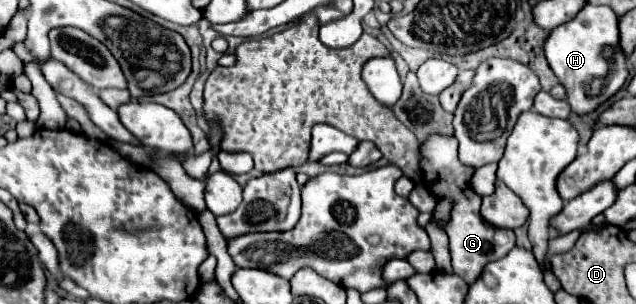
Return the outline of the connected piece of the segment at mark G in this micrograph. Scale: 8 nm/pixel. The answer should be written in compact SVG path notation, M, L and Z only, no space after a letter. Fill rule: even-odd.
M439 133L429 135L419 147L419 155L421 155L419 167L427 181L425 183L427 189L437 199L453 201L453 209L451 209L451 215L449 215L443 231L449 237L449 251L451 251L451 261L453 261L455 273L465 283L473 283L489 261L497 261L497 259L505 257L515 247L515 233L511 229L497 229L481 217L481 213L479 213L481 195L475 193L475 189L471 185L471 177L473 177L475 169L465 167L459 161L455 135L451 135L451 137L439 135Z

